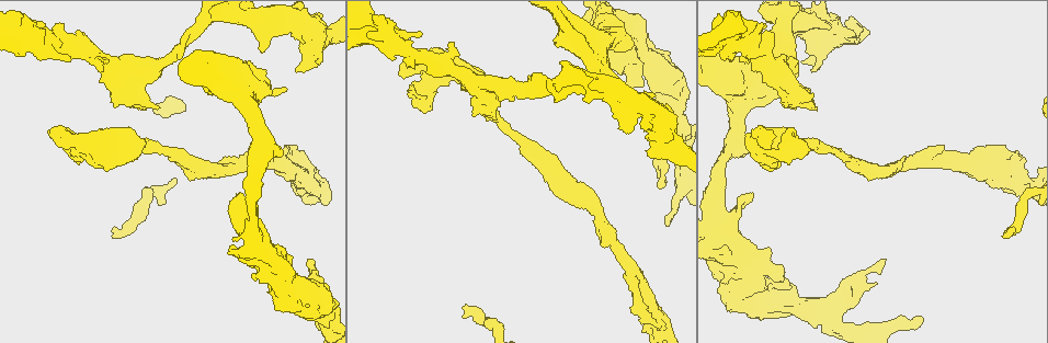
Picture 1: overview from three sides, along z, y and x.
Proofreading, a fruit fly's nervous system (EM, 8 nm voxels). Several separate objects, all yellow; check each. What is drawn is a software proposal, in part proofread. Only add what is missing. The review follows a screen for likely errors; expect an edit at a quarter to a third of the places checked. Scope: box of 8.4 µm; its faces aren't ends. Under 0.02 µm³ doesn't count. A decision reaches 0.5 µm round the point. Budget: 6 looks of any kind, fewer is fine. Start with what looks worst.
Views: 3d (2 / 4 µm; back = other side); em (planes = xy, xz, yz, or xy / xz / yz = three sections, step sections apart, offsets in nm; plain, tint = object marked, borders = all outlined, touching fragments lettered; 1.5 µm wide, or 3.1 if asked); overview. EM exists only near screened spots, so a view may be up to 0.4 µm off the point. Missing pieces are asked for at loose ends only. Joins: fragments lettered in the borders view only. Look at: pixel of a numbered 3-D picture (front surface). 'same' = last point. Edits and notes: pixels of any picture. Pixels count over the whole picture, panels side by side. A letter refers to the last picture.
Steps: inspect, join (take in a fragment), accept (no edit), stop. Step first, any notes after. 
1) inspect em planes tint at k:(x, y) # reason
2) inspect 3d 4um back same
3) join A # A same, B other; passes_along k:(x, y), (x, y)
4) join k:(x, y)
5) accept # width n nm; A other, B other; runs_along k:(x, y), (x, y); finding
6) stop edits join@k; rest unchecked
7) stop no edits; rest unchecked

inspect 3d 2um at 1:(1004, 237) # branch stops here

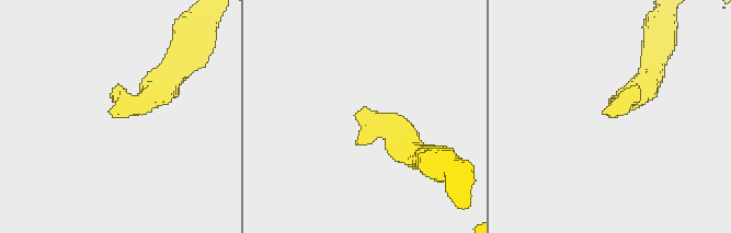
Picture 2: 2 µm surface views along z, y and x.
inspect em planes borders at 2:(356, 117) # need the tissue

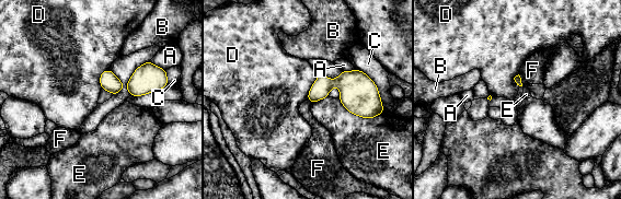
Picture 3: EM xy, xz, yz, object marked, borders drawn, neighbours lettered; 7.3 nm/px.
accept # A other, B other, C other, D other, E other, F other; border 3:(319, 74), (306, 100); no lettered fragment goes on from it

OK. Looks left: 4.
inspect em xy step 4 borders at 1:(99, 80) # thick end

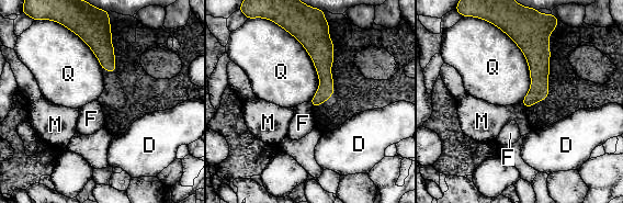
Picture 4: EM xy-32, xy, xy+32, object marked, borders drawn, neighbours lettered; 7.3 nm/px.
inspect em planes borders same # another direction

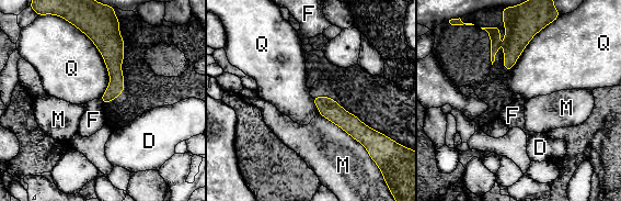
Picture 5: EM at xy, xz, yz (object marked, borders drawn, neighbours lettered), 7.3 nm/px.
accept # D other, F other, M other, Q other; border 5:(73, 25), (96, 47), (108, 73); none of them fits

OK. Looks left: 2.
inspect em planes borders at 1:(775, 136) # free end

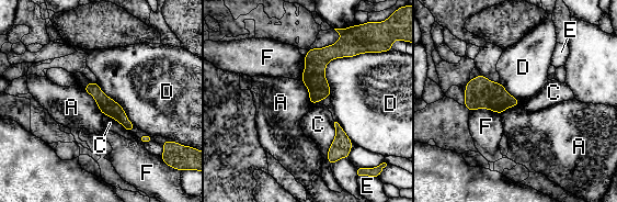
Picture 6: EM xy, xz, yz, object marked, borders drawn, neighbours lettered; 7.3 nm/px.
accept # longest_contact D 400 nm; A other, C other, D other, E other, F other; none of them fits

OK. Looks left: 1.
stop no edits; rest unchecked

